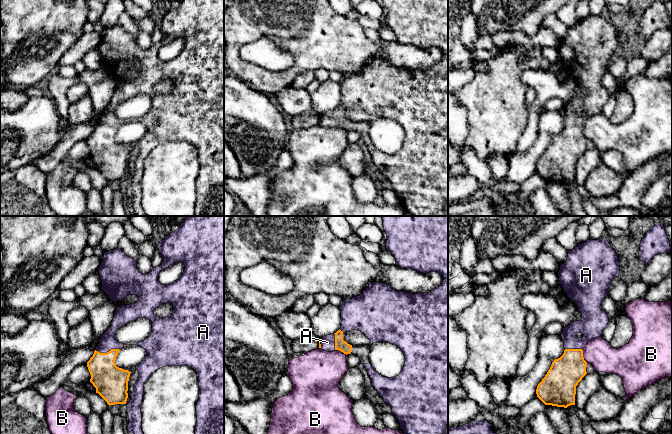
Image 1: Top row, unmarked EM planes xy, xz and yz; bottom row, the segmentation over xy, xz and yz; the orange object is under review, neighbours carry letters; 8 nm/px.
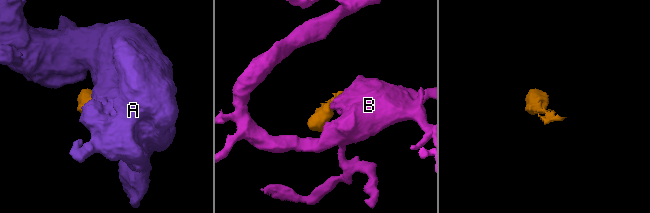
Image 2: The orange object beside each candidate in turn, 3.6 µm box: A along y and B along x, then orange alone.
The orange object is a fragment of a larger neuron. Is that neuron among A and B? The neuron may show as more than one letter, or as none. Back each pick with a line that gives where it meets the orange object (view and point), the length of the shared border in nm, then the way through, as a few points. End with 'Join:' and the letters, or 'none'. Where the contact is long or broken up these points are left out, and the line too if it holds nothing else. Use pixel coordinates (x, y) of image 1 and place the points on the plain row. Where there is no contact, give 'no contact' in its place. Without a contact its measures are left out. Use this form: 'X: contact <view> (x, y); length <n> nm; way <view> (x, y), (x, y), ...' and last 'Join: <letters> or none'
A: contact xy (107, 128); length 200 nm
Join: A

